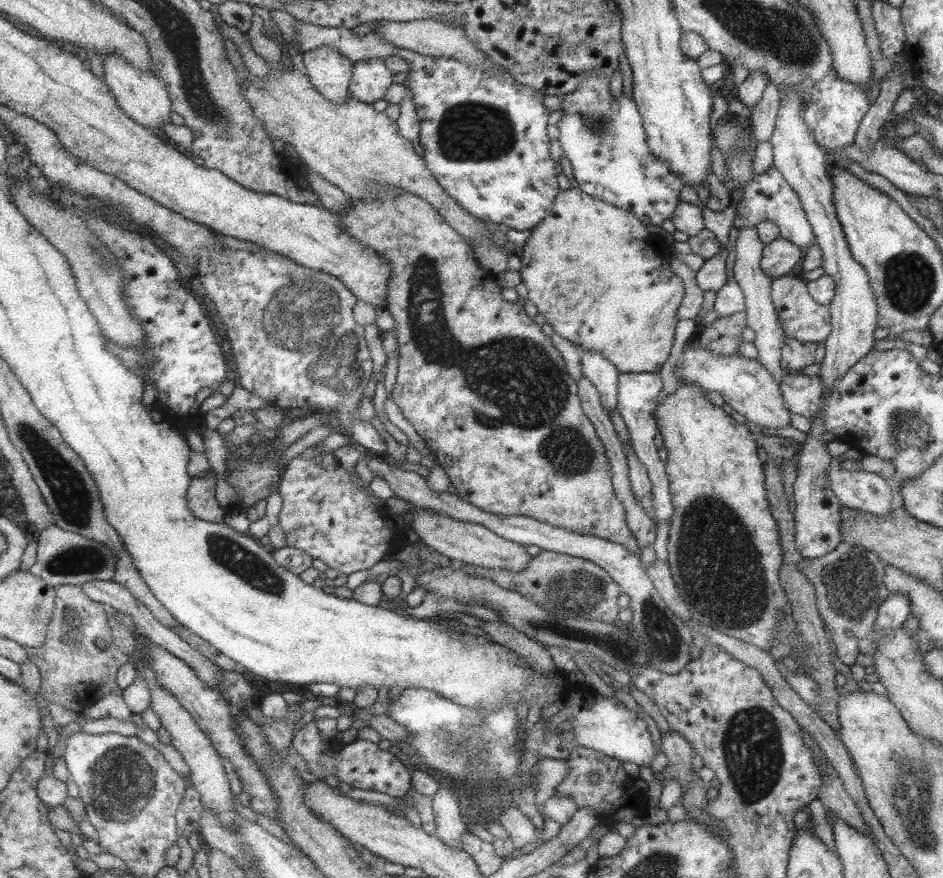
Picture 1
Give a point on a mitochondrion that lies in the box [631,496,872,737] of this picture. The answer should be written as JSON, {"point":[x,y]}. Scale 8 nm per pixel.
{"point":[663,633]}

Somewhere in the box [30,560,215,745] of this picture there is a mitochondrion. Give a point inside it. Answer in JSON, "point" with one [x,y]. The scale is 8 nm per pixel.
{"point":[75,634]}

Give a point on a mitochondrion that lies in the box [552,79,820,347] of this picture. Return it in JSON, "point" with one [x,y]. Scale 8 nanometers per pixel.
{"point":[598,123]}

